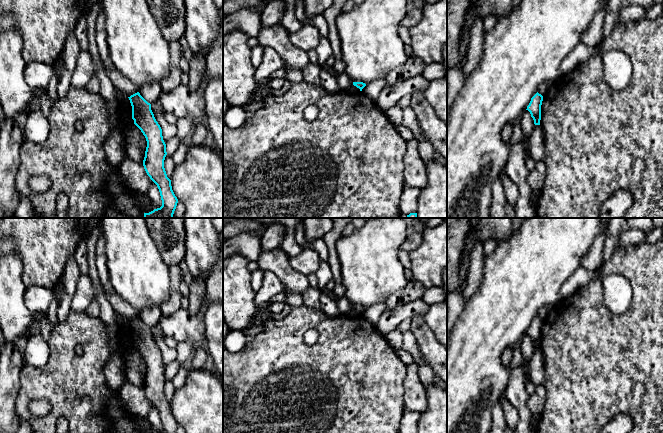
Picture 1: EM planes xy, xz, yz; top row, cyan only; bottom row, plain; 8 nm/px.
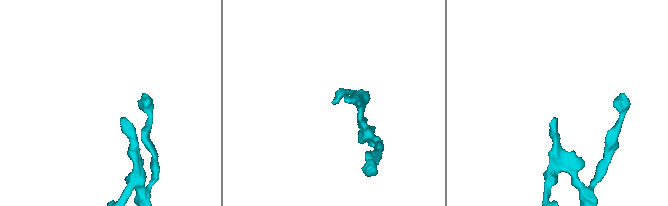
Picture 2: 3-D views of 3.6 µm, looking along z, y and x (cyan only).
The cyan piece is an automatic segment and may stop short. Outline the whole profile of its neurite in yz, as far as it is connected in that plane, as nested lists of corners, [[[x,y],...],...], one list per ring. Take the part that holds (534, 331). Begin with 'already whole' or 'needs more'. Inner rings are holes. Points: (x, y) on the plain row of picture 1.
already whole | [[[537,316],[531,322],[531,325],[526,333],[530,336],[531,341],[533,342],[535,349],[540,349],[542,325],[543,325],[543,320]]]

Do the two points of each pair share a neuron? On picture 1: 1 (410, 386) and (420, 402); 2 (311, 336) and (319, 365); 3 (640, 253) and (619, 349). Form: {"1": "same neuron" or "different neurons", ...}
{"1": "same neuron", "2": "different neurons", "3": "same neuron"}

